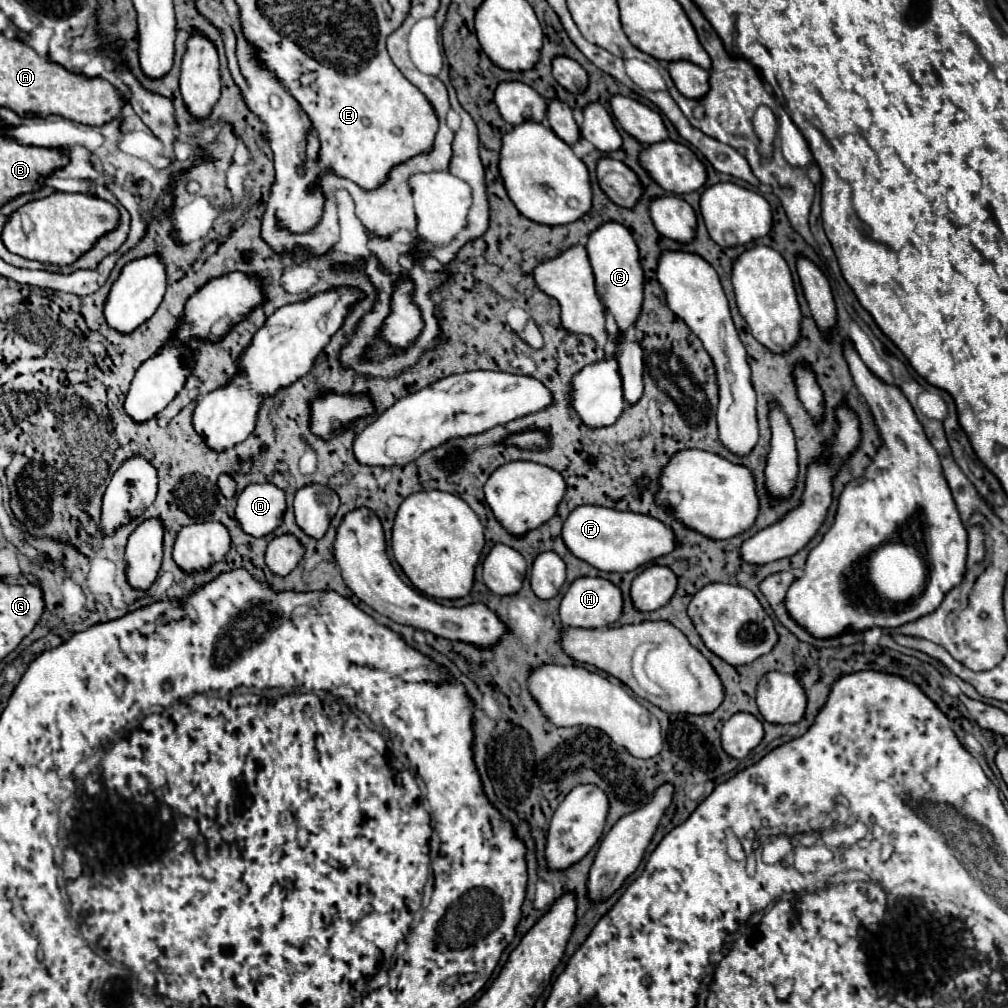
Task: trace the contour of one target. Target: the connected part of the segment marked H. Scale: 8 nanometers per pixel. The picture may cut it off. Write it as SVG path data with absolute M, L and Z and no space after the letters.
M577 578L563 596L559 608L561 622L573 628L603 628L617 622L621 612L623 612L623 594L613 582L605 578Z

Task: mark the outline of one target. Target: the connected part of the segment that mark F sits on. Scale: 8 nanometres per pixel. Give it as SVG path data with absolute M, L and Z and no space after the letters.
M577 506L563 522L561 538L569 552L597 570L635 570L677 548L675 532L657 518L599 506Z

